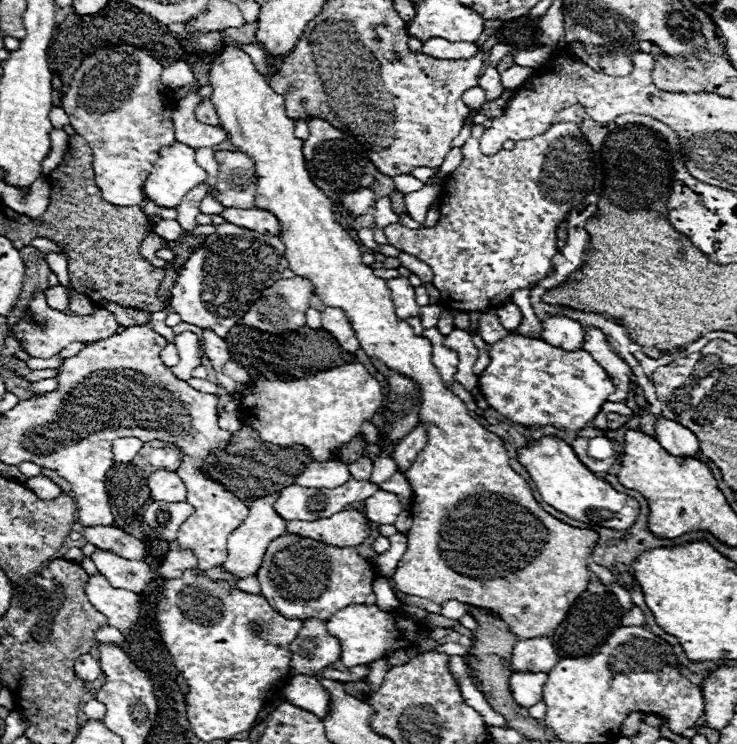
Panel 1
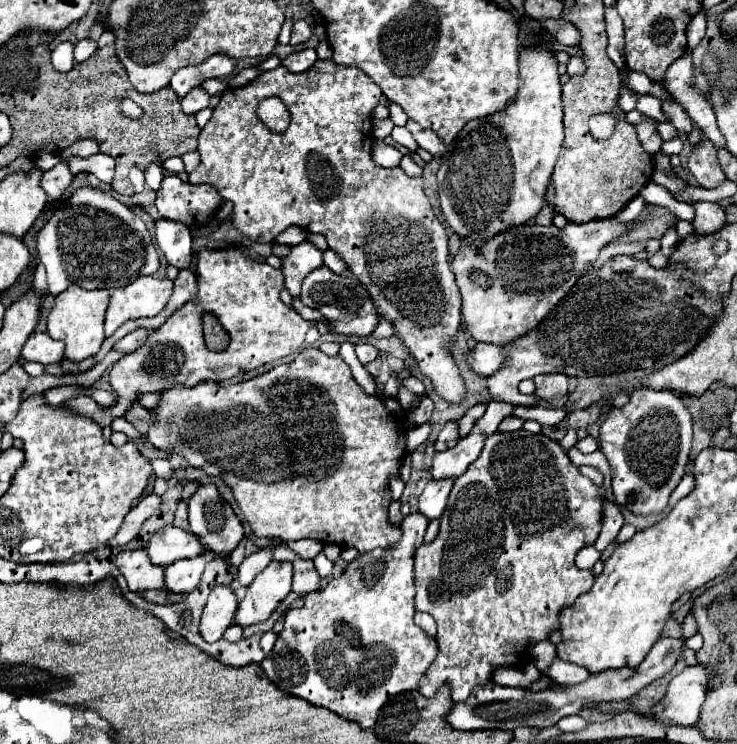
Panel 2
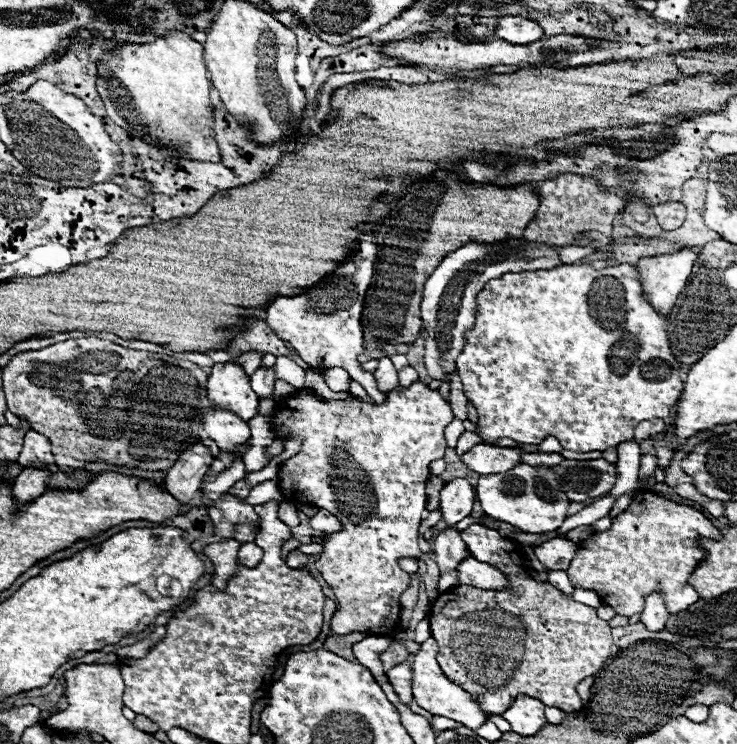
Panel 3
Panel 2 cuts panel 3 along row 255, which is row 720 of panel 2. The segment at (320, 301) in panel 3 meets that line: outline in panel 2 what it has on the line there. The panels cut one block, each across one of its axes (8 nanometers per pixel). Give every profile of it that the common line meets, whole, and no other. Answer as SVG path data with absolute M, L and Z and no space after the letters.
M412 512L408 516L404 516L402 520L402 538L400 538L400 544L392 546L392 548L376 548L372 552L366 552L366 554L358 554L358 558L354 562L348 564L348 568L344 570L342 576L330 580L330 584L324 588L324 590L316 590L316 592L310 592L304 596L304 606L302 608L294 608L294 610L288 610L286 616L284 616L284 628L282 632L278 634L278 640L272 648L272 652L266 656L266 660L262 662L262 668L266 672L266 676L278 686L282 688L284 692L292 694L292 696L298 696L314 706L322 706L322 708L328 708L332 712L336 712L338 716L346 718L346 720L352 720L356 724L360 724L362 728L372 728L374 722L378 720L378 712L380 708L386 704L388 698L400 694L400 692L408 692L408 690L418 690L420 688L420 680L422 676L426 674L426 668L430 668L430 664L434 664L434 656L438 654L438 644L436 644L436 638L430 638L426 636L416 624L414 624L414 582L412 582L412 564L414 564L414 552L416 548L422 544L422 538L424 538L424 532L426 532L426 526L428 526L428 520L420 514L420 512Z

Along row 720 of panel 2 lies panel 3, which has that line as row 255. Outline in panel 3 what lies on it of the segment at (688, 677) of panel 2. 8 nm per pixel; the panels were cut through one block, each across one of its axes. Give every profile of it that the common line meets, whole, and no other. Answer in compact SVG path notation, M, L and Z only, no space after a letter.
M684 248L676 254L640 258L640 262L636 264L644 298L662 316L668 316L672 312L674 302L690 276L696 256L698 256L696 252Z

